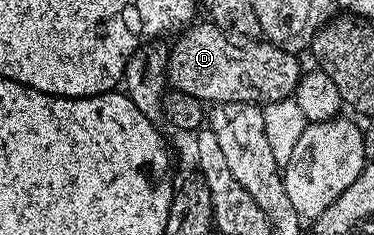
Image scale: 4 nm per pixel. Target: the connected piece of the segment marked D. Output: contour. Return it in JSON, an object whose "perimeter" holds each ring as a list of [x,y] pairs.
{"perimeter":[[[210,22],[194,23],[176,37],[173,49],[168,49],[167,84],[170,89],[177,89],[183,94],[194,95],[204,101],[226,104],[227,102],[243,102],[264,106],[279,100],[288,100],[294,95],[297,84],[303,73],[303,66],[292,52],[268,42],[249,42],[246,48],[240,48],[236,39],[230,38],[224,31]]]}

